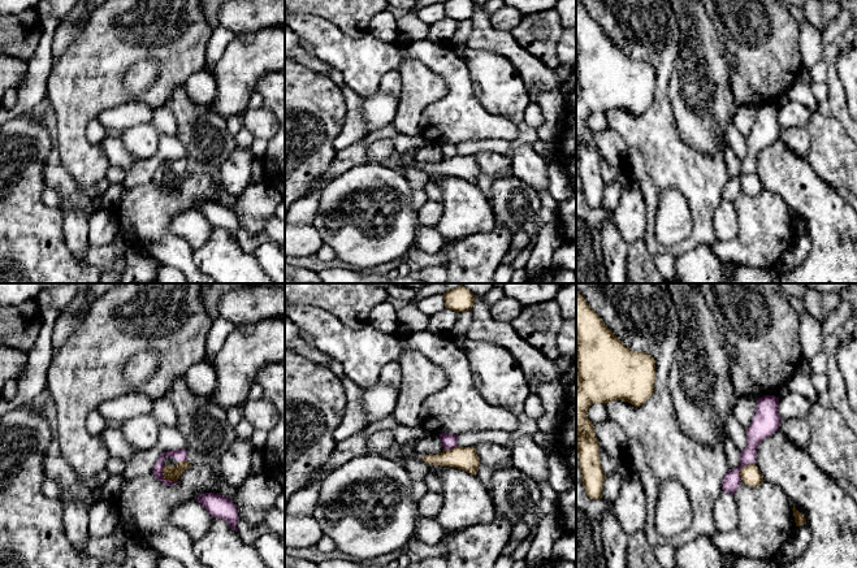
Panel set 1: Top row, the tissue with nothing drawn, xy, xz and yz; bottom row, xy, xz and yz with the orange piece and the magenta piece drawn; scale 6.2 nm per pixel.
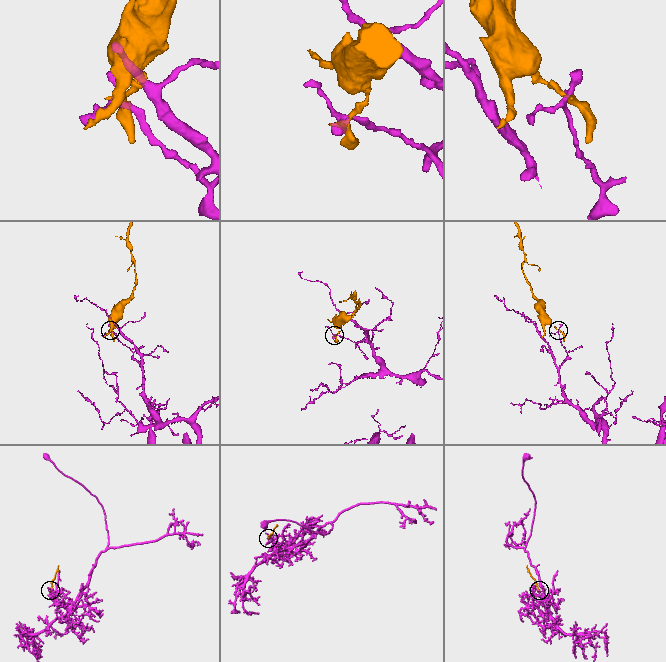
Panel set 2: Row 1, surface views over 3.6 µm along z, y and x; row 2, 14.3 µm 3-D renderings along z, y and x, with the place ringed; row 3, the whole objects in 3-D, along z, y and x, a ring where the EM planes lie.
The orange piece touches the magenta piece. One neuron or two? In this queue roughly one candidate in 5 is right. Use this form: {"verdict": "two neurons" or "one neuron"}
{"verdict": "two neurons"}

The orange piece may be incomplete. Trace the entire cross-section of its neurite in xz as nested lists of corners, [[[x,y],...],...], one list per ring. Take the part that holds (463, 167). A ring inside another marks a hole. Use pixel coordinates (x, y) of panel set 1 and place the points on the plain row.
[[[456,155],[436,164],[424,164],[423,169],[429,174],[454,175],[475,185],[480,174],[480,168],[473,155]]]

